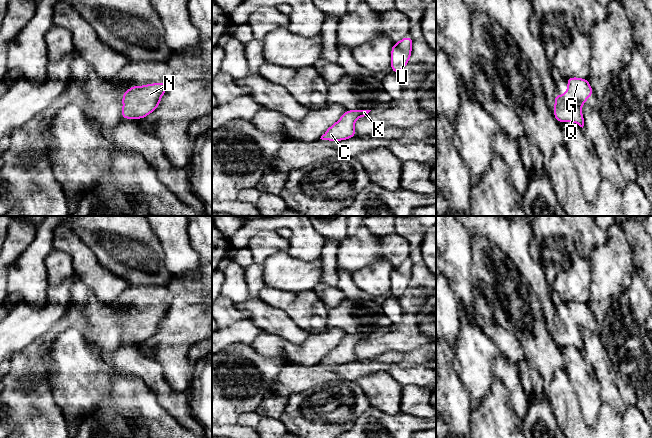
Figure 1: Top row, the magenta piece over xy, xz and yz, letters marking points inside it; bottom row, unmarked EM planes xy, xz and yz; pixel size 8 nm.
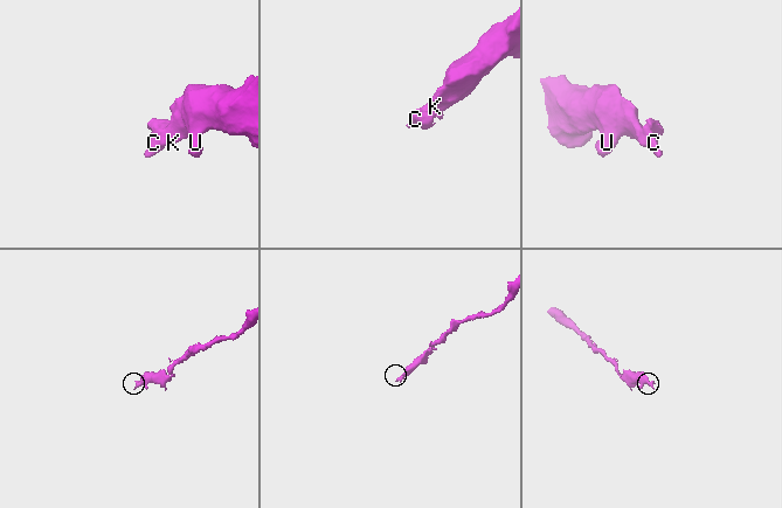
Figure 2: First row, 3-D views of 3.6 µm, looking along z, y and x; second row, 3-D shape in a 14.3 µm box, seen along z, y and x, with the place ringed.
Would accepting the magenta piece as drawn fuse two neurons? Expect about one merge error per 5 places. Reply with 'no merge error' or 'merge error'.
no merge error

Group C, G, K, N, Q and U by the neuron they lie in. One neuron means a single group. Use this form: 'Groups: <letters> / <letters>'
Groups: C G K N Q U

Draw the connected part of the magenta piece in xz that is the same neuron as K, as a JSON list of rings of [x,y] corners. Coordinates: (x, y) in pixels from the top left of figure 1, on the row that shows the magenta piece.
[[[346,110],[340,119],[330,126],[320,139],[342,141],[356,136],[354,122],[366,116],[371,110]]]

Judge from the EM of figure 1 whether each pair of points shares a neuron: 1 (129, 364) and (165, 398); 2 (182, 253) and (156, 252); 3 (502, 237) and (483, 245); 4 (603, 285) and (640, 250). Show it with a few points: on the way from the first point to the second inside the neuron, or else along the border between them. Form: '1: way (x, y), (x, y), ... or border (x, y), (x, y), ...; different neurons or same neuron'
1: way (139, 367), (160, 388); same neuron
2: border (159, 245), (164, 257); different neurons
3: border (471, 236), (487, 238), (509, 257); different neurons
4: border (632, 257), (632, 263), (635, 267); different neurons

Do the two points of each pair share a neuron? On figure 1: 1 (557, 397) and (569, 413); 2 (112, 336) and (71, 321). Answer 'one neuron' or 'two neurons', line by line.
1: one neuron
2: one neuron

